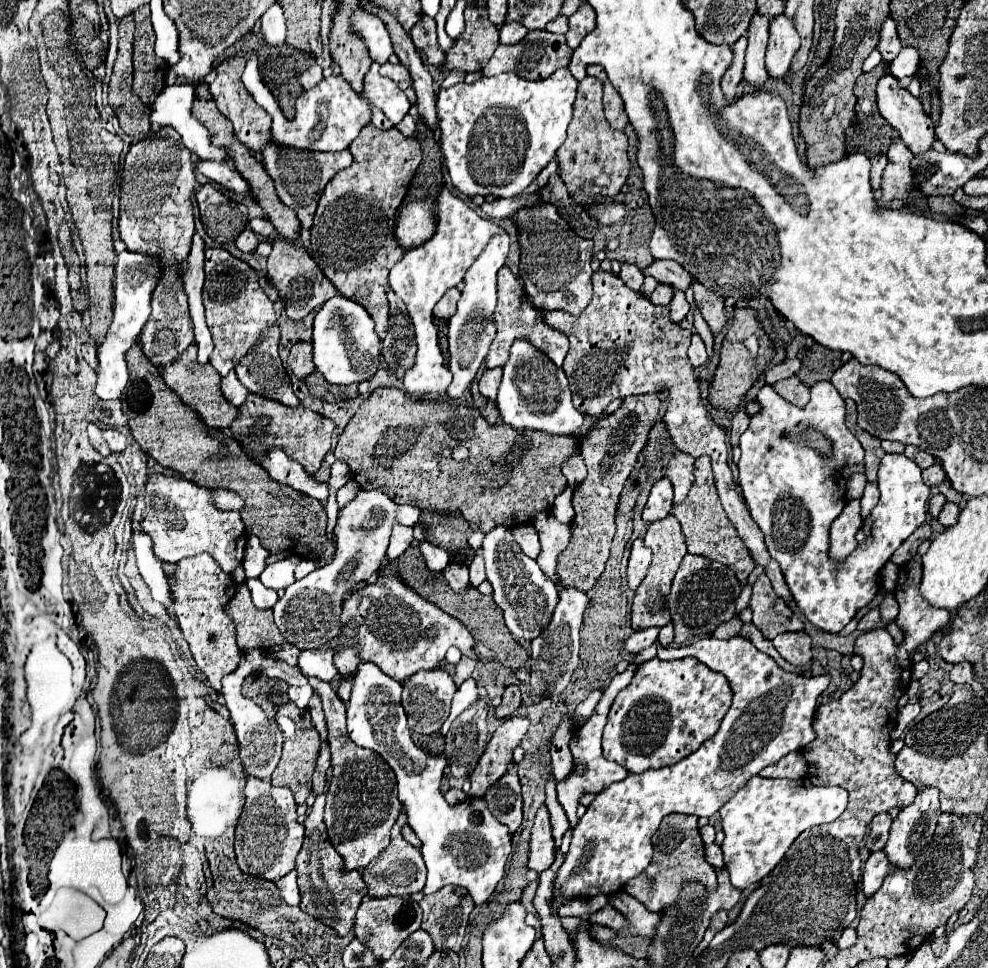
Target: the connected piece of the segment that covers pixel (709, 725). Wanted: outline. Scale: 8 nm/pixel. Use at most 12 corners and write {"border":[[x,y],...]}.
{"border":[[693,657],[637,667],[605,759],[675,765],[717,733],[733,691]]}

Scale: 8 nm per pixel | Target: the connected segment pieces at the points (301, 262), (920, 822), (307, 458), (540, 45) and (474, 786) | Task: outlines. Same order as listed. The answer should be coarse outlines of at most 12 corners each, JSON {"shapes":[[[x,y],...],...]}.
{"shapes":[[[273,241],[267,279],[289,319],[337,295],[303,245]],[[923,787],[893,819],[885,853],[911,867],[933,837],[937,787]],[[249,393],[233,437],[251,451],[283,447],[309,475],[335,423]],[[529,31],[499,45],[483,75],[541,81],[571,63],[565,35]],[[527,717],[497,727],[475,771],[471,797],[481,797],[509,769]]]}

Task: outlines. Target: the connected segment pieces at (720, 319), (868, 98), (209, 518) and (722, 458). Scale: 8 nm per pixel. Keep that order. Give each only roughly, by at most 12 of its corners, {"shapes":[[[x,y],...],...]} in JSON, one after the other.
{"shapes":[[[693,281],[695,303],[713,335],[725,325],[723,297]],[[877,73],[857,79],[857,131],[847,153],[887,153],[899,133],[875,103]],[[153,475],[141,529],[165,563],[209,553],[233,573],[247,531],[181,475]],[[611,271],[593,273],[569,339],[575,407],[667,389],[679,451],[711,457],[729,521],[791,601],[727,465],[687,359],[691,331]]]}

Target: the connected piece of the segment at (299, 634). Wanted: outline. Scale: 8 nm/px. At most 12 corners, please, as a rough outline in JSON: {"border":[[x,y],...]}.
{"border":[[377,489],[339,511],[333,561],[273,607],[281,635],[319,649],[345,595],[377,575],[393,523],[421,511]]}

